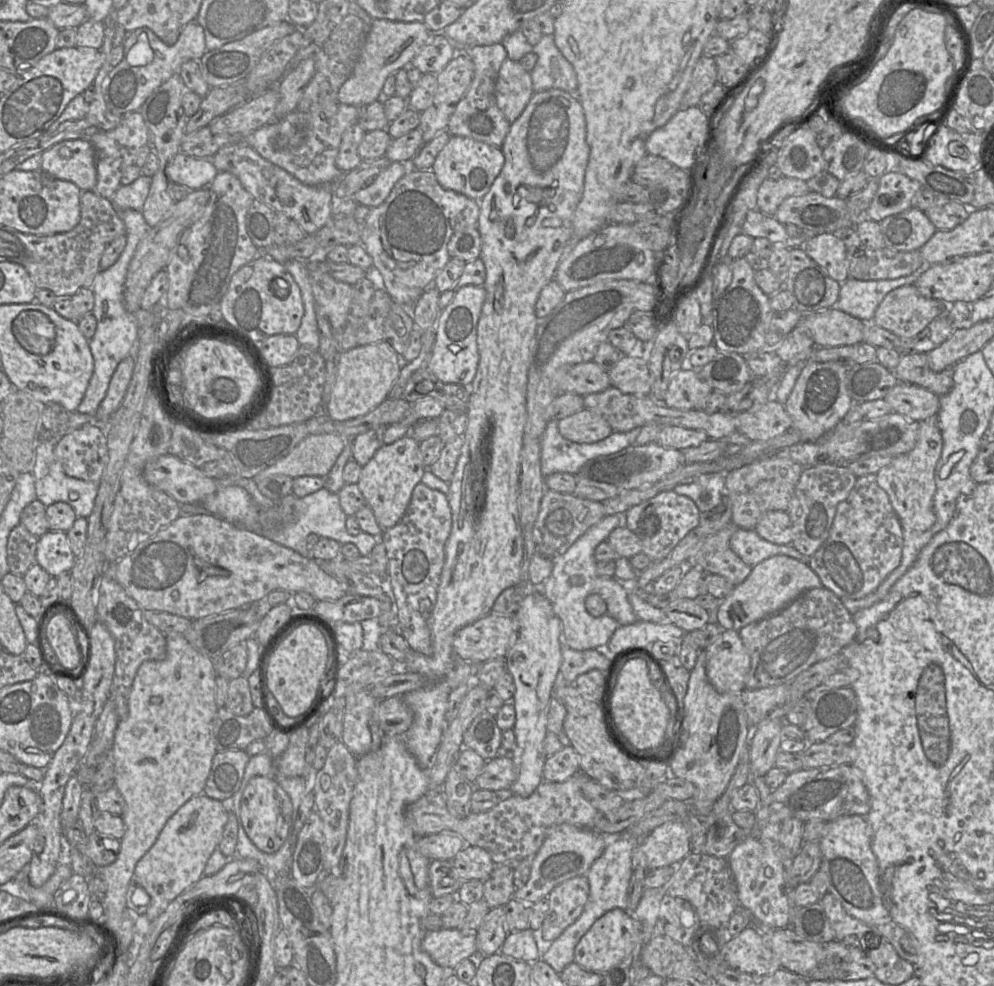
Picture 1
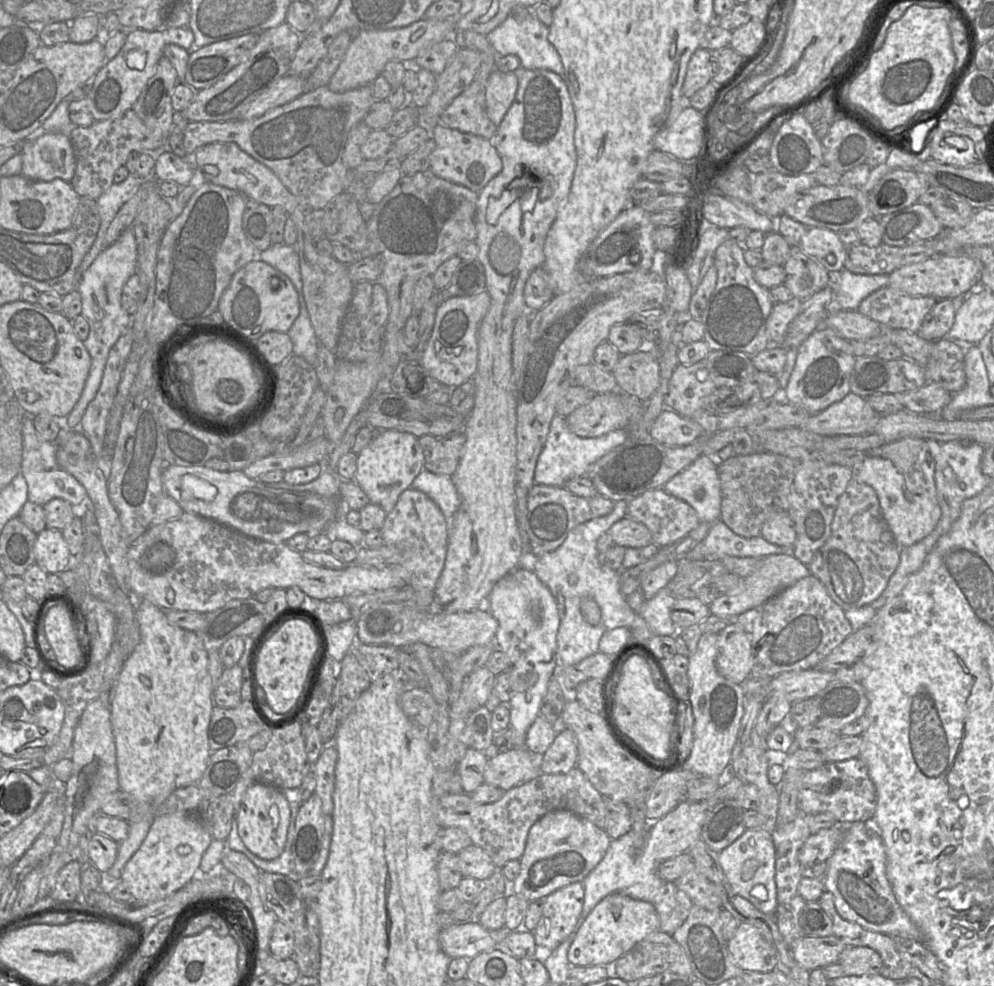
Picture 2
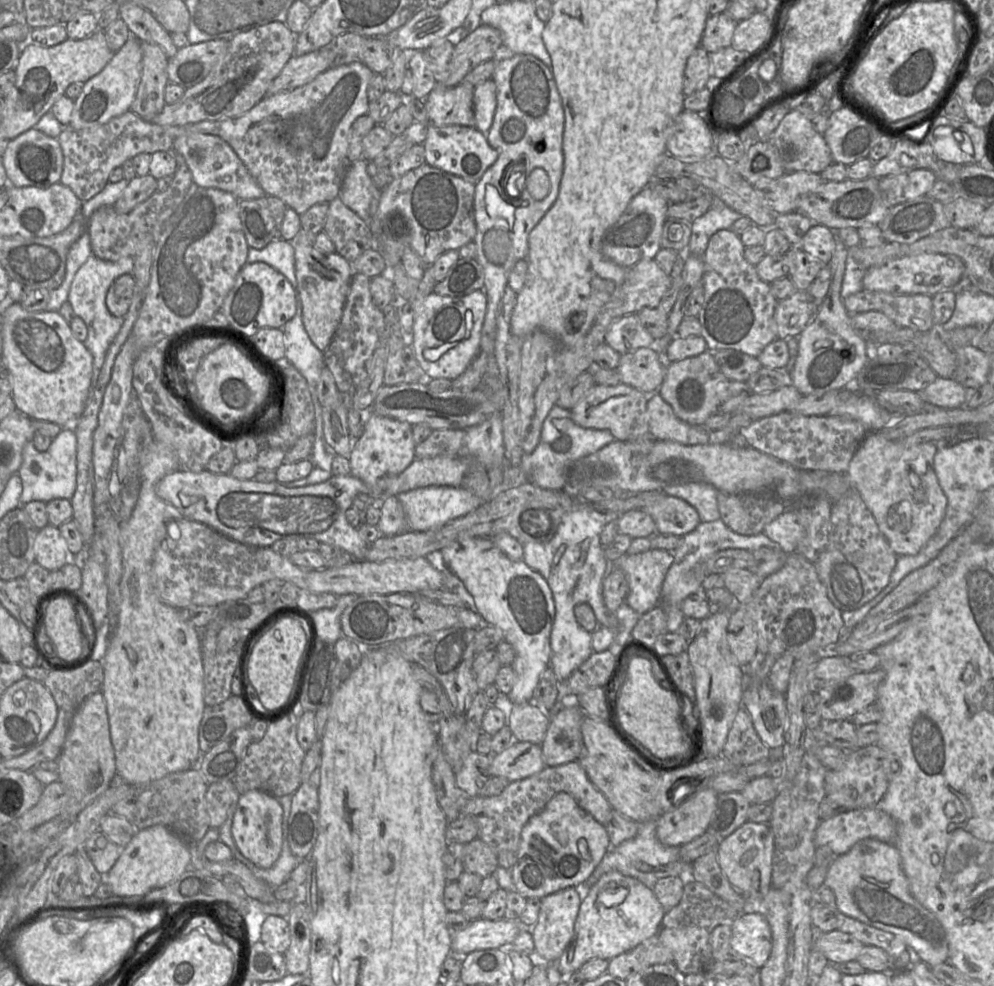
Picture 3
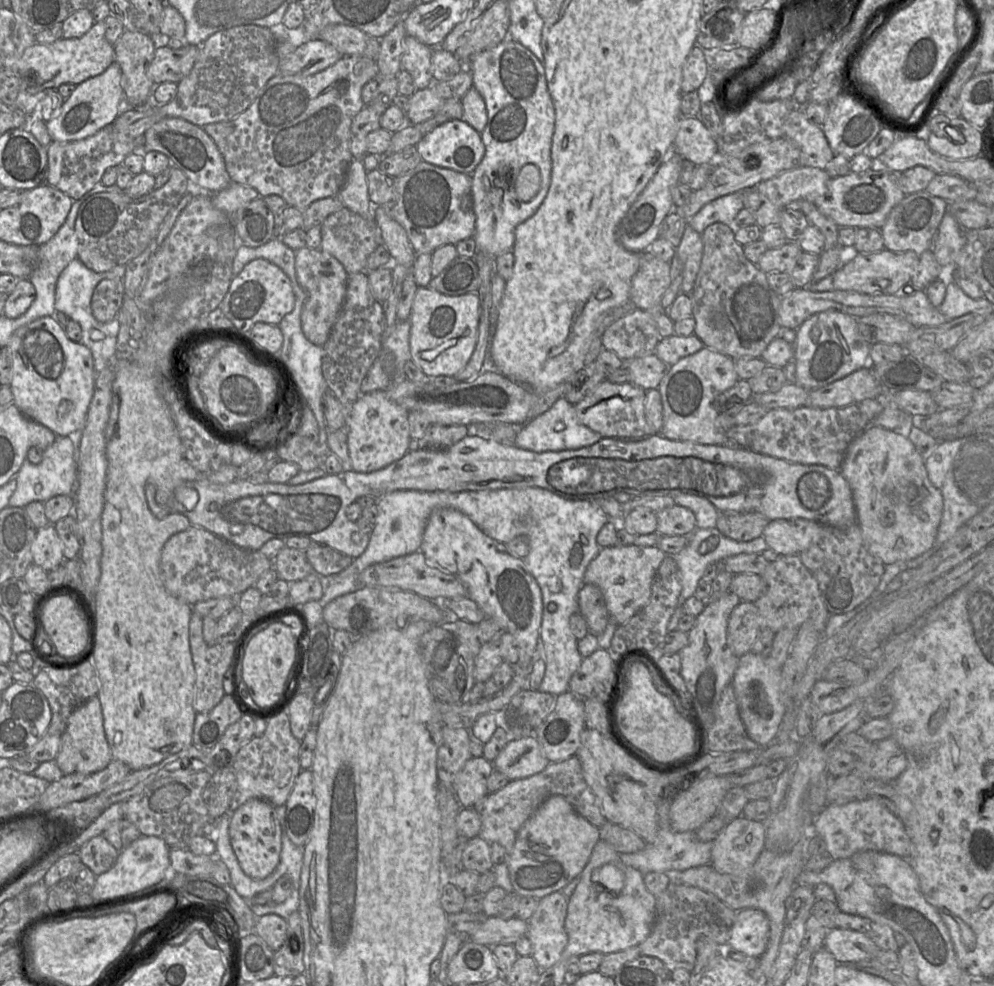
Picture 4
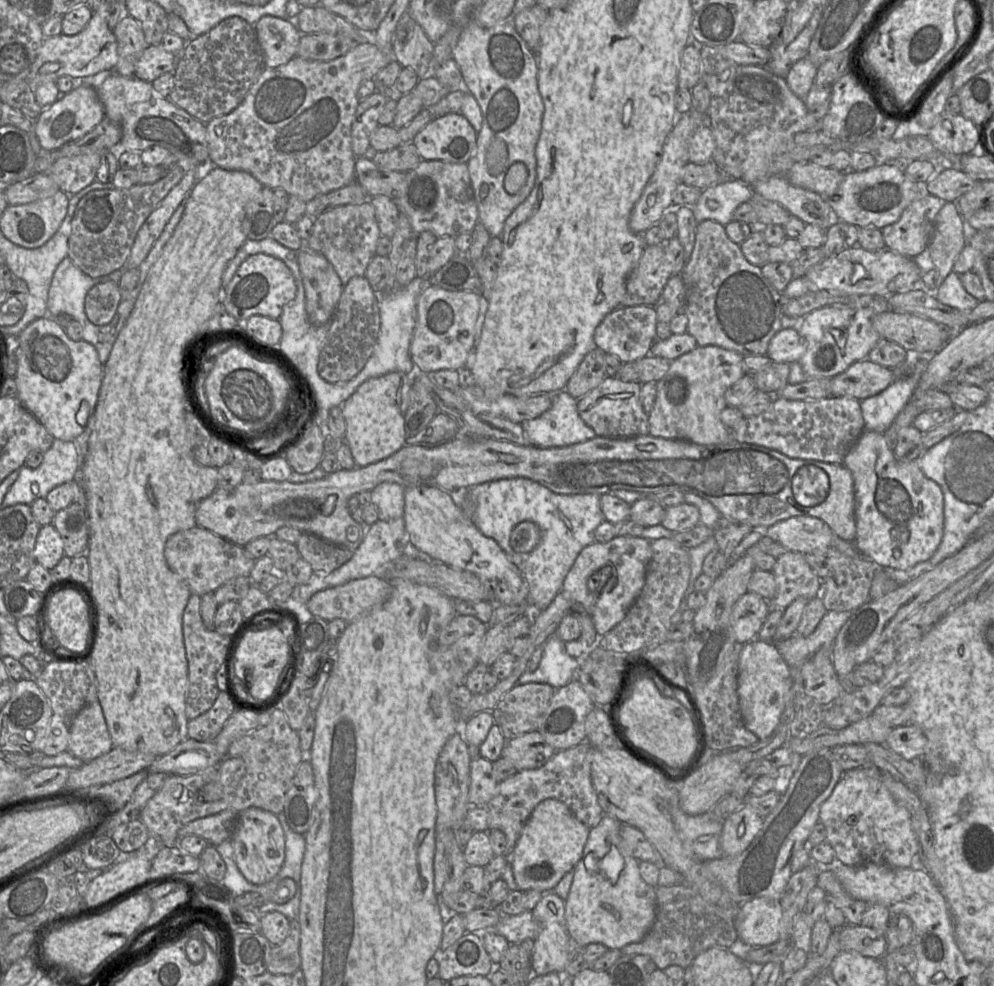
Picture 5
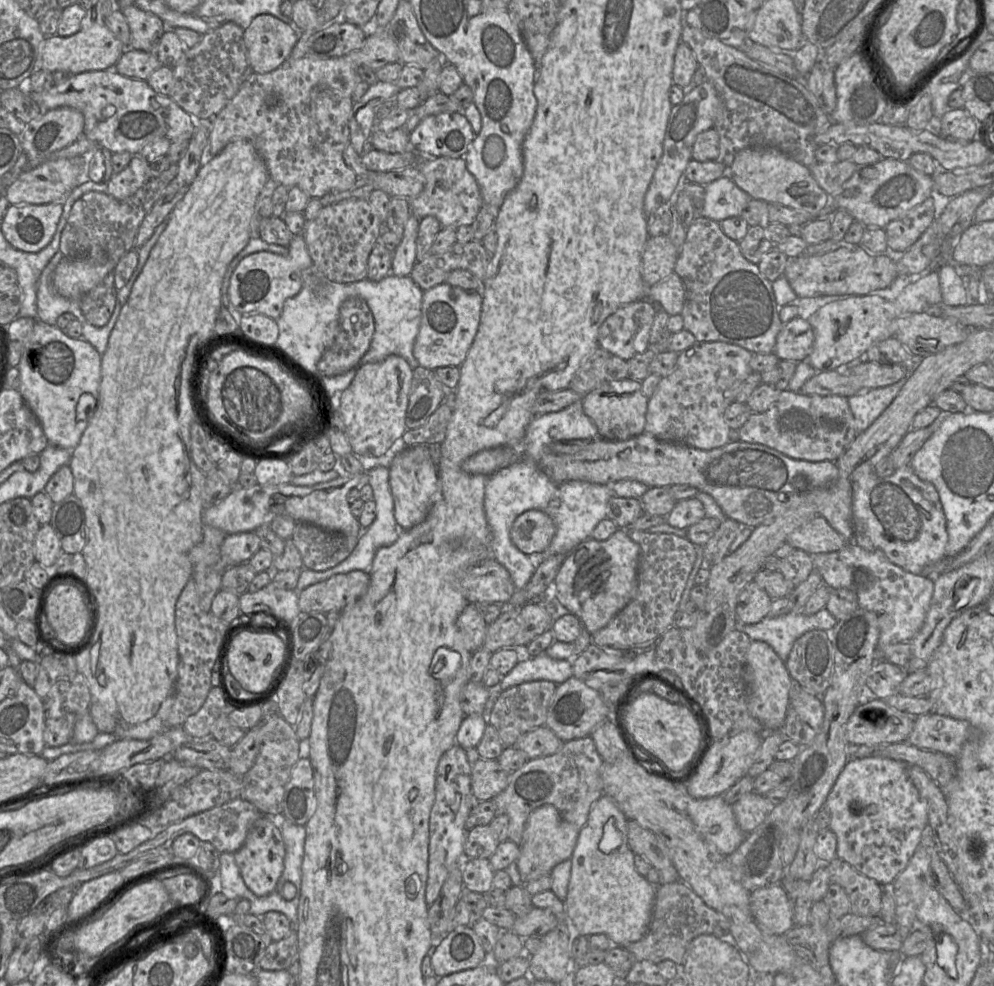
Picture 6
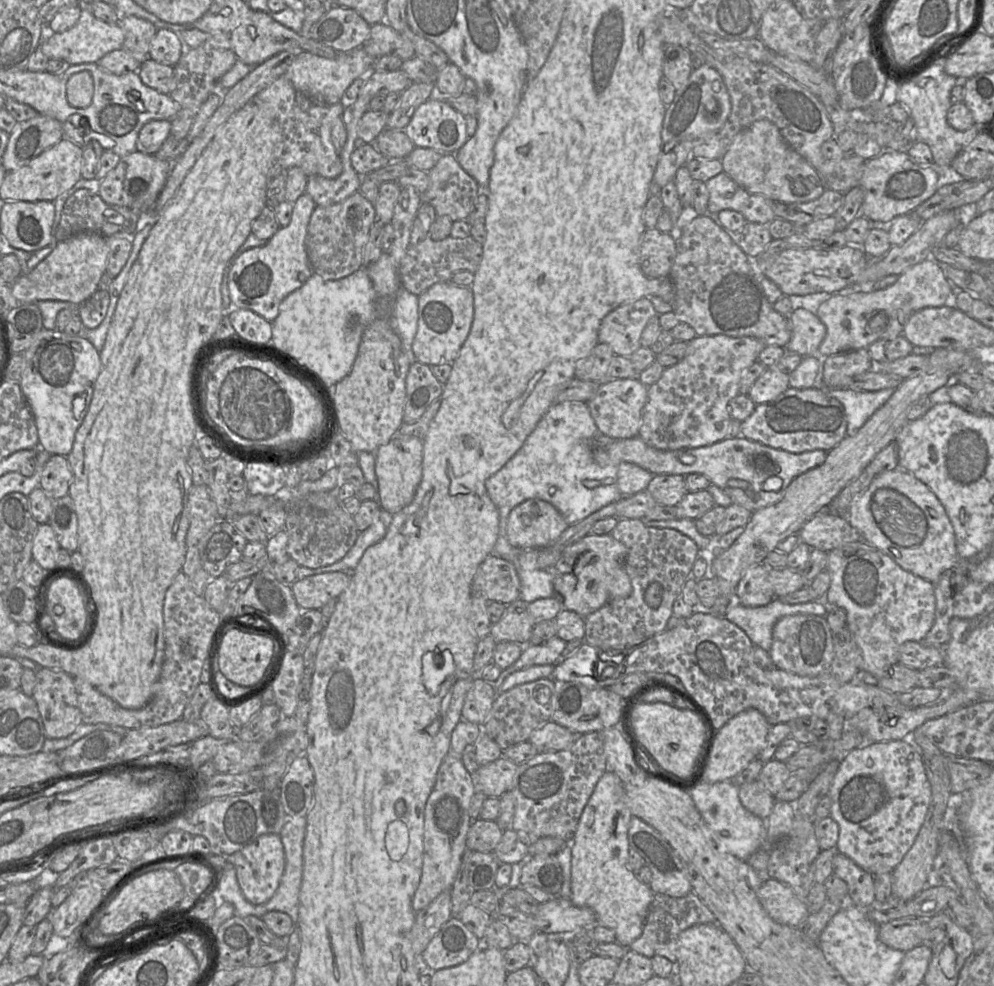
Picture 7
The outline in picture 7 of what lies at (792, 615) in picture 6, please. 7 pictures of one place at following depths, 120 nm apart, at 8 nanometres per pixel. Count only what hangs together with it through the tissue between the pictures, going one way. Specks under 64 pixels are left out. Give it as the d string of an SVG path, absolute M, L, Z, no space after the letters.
M775 597L769 604L758 607L746 607L733 601L724 617L741 628L754 646L769 652L772 645L773 627L779 619L795 614L813 614L825 617L826 613L823 600L785 604Z

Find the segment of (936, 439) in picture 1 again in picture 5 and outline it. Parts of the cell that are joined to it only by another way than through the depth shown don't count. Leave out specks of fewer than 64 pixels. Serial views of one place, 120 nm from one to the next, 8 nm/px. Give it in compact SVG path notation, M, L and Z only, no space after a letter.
M864 430L859 438L850 447L845 455L842 464L851 472L854 481L854 498L855 498L855 523L856 536L854 540L855 548L866 558L870 559L879 568L893 568L907 570L918 563L928 561L938 549L944 531L944 496L940 486L933 480L927 478L917 461L899 462L895 459L892 448L888 444L884 433Z

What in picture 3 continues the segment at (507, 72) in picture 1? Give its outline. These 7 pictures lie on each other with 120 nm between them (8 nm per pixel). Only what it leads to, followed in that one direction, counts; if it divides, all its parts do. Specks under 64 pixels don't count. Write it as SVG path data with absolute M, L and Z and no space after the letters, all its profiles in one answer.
M488 79L475 86L473 95L473 110L475 128L487 134L492 126L497 107L496 84Z

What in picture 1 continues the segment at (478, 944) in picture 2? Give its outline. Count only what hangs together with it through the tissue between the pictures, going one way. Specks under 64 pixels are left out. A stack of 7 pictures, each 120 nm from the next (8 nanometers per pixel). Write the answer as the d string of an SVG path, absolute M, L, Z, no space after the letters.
M441 928L426 933L422 949L446 970L455 968L465 959L477 955L476 933L462 932L459 928Z

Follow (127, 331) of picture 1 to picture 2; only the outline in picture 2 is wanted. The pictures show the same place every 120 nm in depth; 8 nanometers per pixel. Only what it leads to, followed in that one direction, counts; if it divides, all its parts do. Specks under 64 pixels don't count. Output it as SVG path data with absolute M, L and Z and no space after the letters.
M131 228L104 249L82 273L77 290L81 294L81 315L89 323L89 335L83 341L91 357L91 366L84 390L72 411L63 420L63 426L78 428L89 403L100 387L108 354L119 337L131 325L132 316L122 307L121 294L127 280L137 273L137 244Z

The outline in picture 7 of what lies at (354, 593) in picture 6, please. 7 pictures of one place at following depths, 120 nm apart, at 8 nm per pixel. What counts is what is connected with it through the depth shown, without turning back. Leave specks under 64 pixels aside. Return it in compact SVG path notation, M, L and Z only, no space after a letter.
M333 571L297 580L291 588L302 610L321 610L331 599L337 599L348 588L350 582L351 573Z

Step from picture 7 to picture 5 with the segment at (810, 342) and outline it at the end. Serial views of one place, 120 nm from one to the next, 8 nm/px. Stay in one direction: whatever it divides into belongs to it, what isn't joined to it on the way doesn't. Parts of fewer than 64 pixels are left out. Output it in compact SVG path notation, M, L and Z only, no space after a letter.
M798 328L781 329L771 339L767 356L772 362L798 362L805 352L805 342Z

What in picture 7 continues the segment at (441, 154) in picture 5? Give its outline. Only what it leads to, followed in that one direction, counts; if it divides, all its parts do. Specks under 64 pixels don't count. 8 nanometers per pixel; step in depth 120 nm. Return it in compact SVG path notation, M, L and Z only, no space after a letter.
M439 97L423 102L404 130L416 147L432 148L441 154L455 154L468 139L465 116Z

